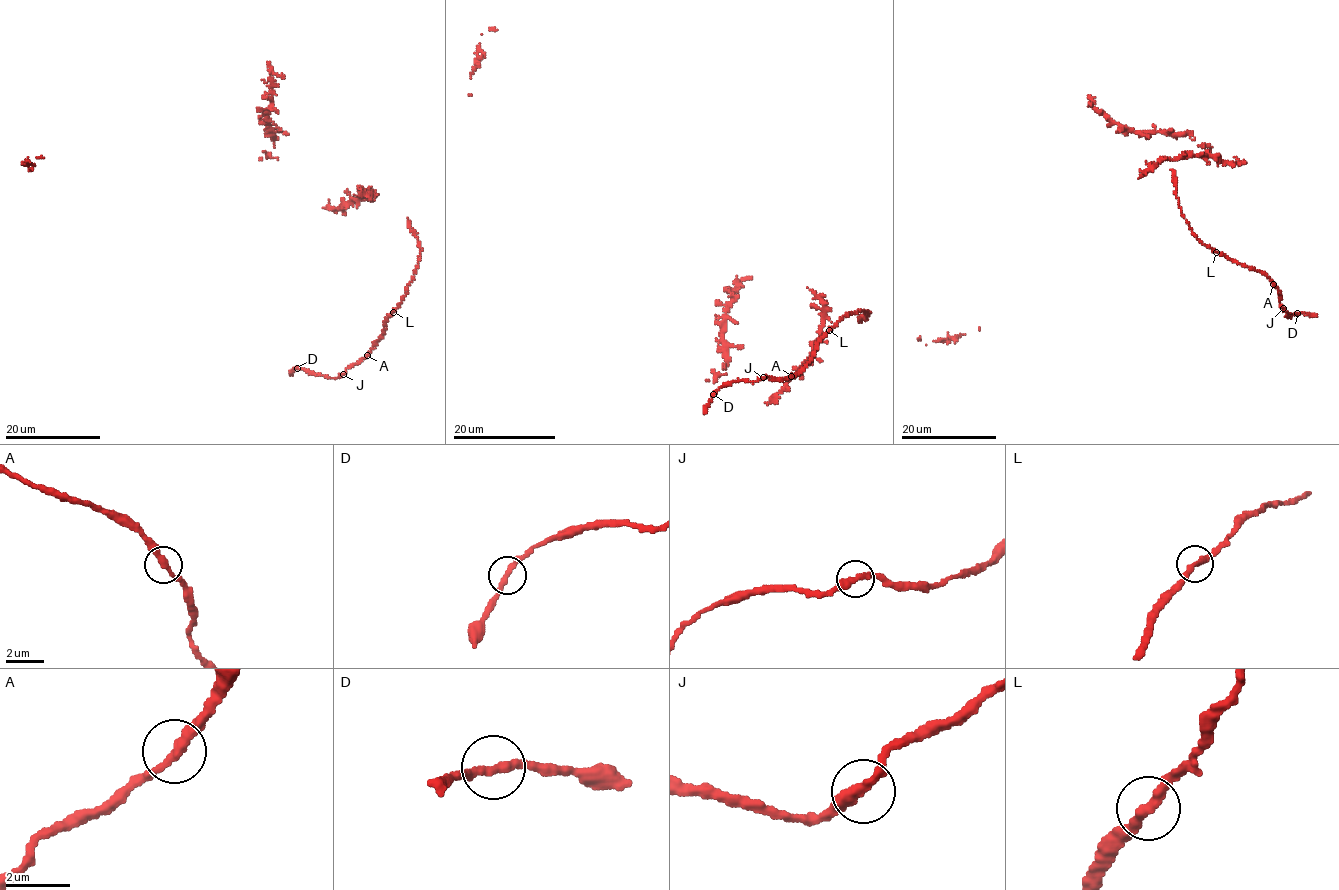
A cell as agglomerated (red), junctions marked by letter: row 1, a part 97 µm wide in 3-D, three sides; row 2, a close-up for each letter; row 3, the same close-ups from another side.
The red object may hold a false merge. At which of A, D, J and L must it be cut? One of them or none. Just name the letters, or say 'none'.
none

